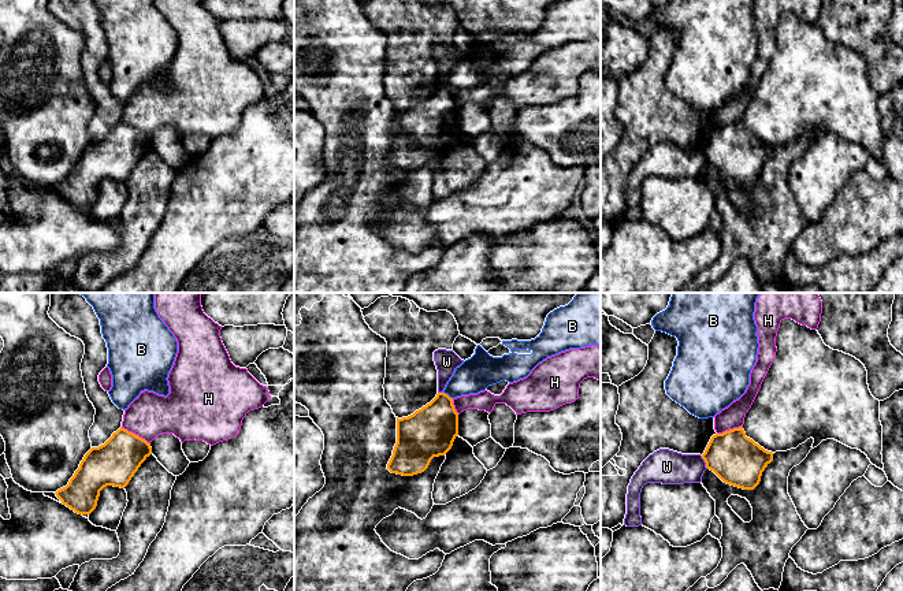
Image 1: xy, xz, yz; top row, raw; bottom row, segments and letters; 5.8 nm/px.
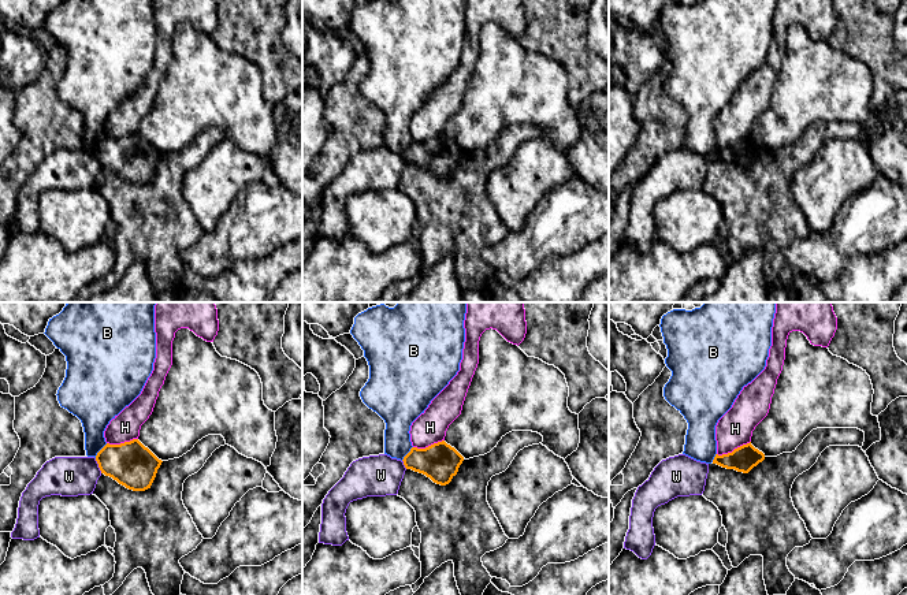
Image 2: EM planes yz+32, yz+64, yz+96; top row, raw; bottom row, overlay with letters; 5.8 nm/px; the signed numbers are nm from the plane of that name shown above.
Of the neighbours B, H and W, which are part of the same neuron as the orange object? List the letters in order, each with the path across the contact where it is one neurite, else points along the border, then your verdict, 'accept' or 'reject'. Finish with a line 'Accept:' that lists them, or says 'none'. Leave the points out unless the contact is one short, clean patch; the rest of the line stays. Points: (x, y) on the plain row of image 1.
B: along xz (443, 85), (453, 92) | reject
H: along xy (121, 121), (137, 127), (149, 137) | reject
W: along yz (701, 149), (708, 162) | reject
Accept: none

